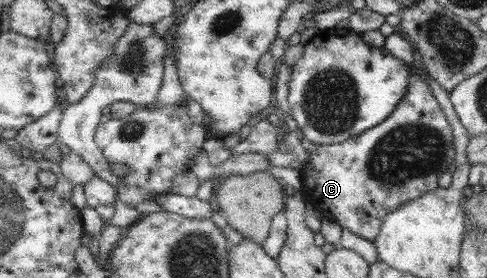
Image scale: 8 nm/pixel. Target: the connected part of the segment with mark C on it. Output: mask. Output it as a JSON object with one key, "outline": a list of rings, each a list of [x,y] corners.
{"outline":[[[414,67],[408,93],[382,125],[374,126],[373,129],[345,142],[316,145],[316,151],[314,145],[307,151],[307,164],[301,170],[301,184],[310,205],[317,208],[323,218],[337,221],[341,226],[371,241],[375,241],[382,232],[386,213],[439,188],[439,177],[447,172],[447,168],[451,163],[455,163],[458,156],[454,143],[454,128],[429,83],[414,72]]]}

